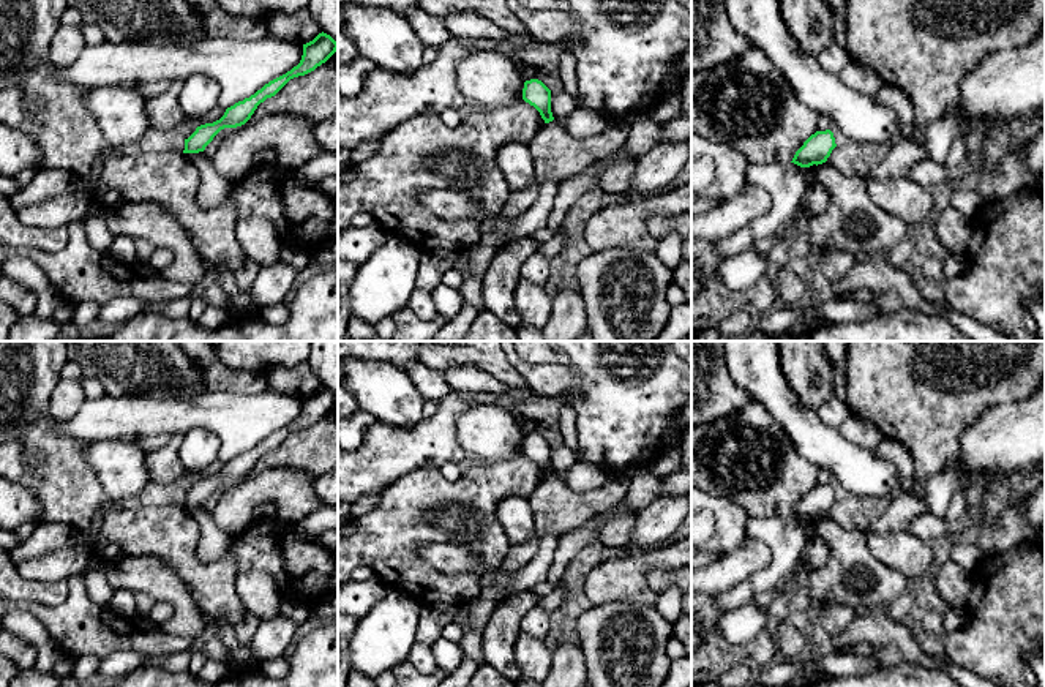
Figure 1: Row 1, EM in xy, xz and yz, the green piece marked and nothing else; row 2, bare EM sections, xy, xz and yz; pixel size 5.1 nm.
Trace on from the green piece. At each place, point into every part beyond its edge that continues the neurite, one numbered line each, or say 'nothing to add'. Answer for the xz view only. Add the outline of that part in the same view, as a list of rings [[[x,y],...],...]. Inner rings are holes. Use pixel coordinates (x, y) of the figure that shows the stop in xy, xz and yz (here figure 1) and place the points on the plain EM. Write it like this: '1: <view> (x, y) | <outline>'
nothing to add

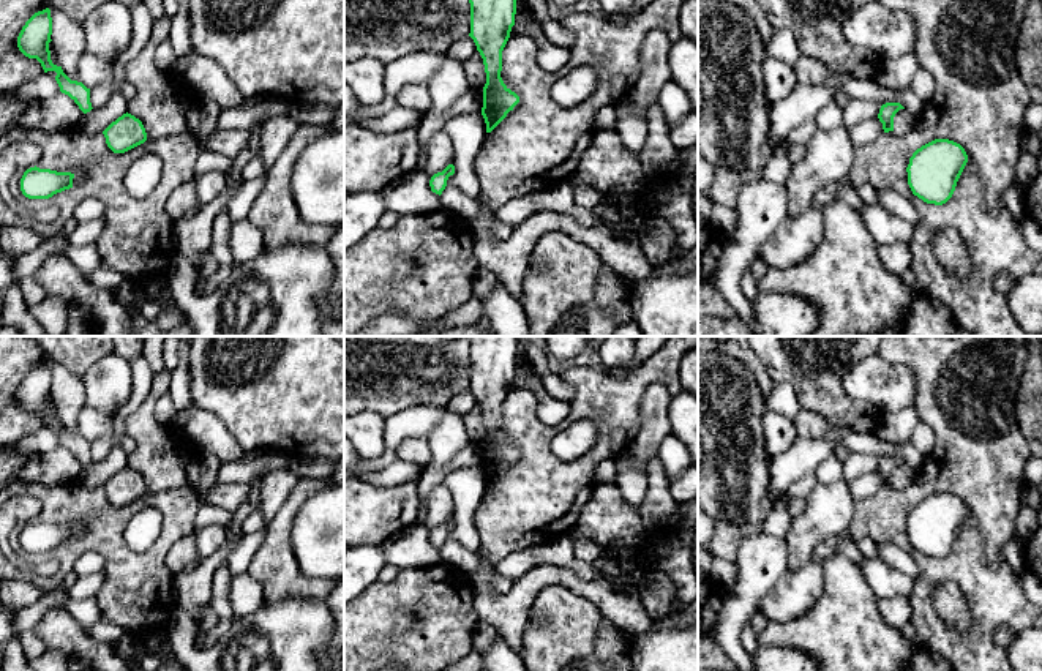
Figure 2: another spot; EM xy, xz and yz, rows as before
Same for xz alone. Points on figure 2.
nothing to add

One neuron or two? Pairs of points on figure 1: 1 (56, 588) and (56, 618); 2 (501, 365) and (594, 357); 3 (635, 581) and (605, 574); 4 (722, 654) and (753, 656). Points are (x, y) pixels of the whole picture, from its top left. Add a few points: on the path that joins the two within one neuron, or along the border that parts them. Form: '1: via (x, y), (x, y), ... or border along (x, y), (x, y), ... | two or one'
1: border along (68, 581), (68, 596), (62, 602), (24, 604) | two
2: border along (505, 357), (528, 386) | two
3: via (627, 581), (624, 578), (613, 578) | one
4: via (730, 654), (745, 654) | one

